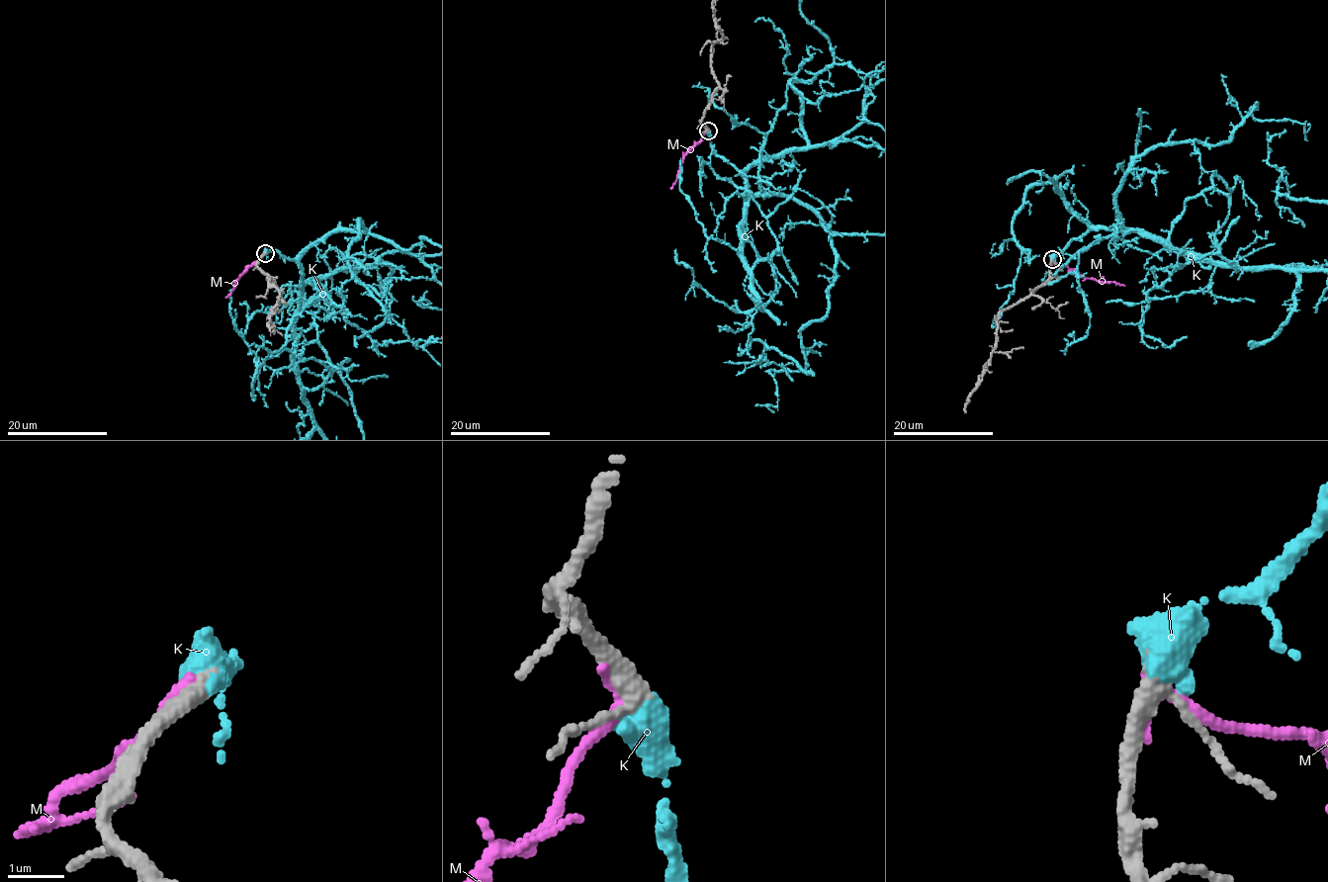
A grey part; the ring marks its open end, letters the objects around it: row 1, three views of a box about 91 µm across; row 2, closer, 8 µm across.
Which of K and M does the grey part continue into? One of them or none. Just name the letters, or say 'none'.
K

